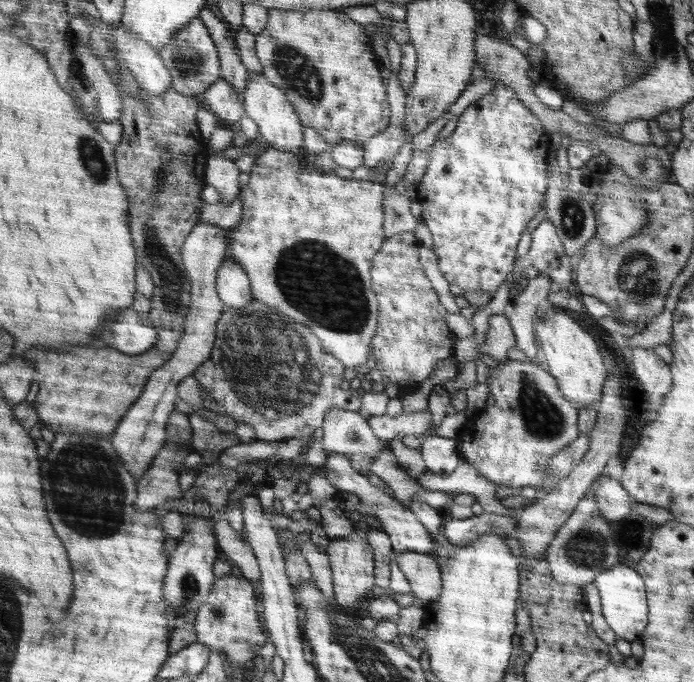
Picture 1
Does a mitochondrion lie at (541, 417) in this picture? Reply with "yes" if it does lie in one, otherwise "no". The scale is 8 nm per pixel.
yes

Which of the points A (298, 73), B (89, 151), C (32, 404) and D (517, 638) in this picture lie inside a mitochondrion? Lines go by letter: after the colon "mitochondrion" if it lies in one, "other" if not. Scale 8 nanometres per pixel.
A: mitochondrion
B: mitochondrion
C: other
D: other

